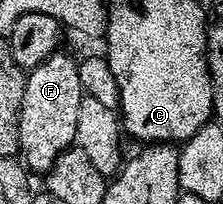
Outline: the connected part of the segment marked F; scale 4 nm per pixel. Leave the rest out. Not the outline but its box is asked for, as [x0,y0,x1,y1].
[18,51,83,174]

